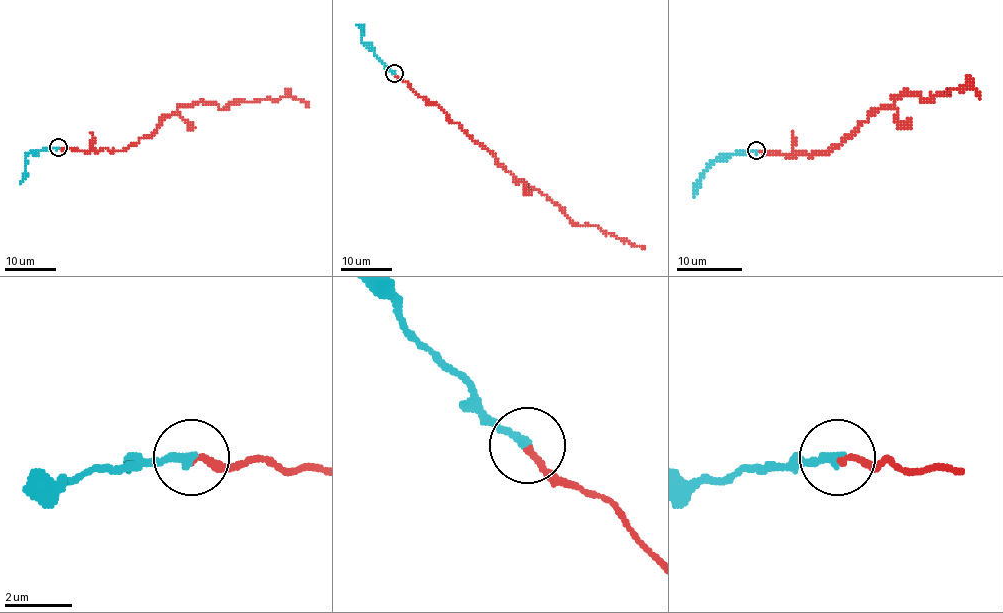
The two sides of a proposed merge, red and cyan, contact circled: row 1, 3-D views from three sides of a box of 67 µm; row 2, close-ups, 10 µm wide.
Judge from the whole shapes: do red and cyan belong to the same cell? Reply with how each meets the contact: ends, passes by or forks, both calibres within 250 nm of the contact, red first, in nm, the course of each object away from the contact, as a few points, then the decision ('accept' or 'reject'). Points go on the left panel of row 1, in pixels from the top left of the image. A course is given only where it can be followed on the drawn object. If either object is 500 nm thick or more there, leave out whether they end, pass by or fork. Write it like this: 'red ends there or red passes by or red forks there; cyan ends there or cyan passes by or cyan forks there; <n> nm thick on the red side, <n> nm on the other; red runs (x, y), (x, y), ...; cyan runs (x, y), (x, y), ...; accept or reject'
red ends there; cyan ends there; 200 nm thick on the red side, 280 nm on the other; red runs (58, 147), (125, 150), (148, 137), (161, 119), (201, 102), (220, 109), (287, 94), (309, 106); cyan runs (58, 147), (31, 151), (25, 156), (26, 168), (21, 184); accept

